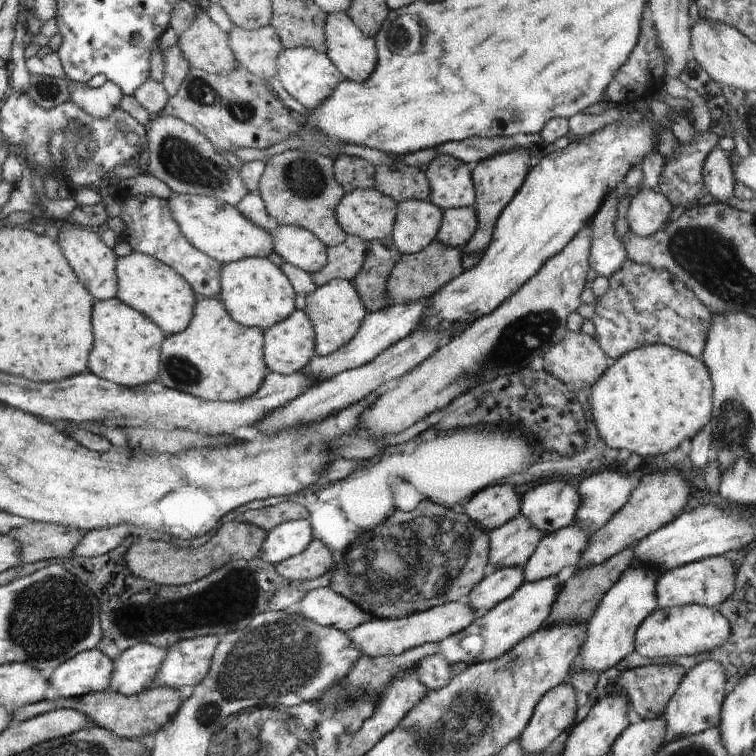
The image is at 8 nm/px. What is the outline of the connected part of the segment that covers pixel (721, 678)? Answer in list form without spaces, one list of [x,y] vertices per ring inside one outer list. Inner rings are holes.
[[[704,661],[694,666],[681,681],[678,690],[670,698],[665,712],[666,733],[664,743],[684,736],[693,736],[719,726],[721,707],[726,698],[726,674],[724,668],[715,661]]]

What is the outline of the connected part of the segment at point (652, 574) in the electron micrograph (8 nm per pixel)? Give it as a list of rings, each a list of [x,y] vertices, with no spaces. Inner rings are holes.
[[[631,566],[599,601],[587,621],[587,634],[572,670],[602,673],[635,651],[635,635],[640,624],[657,610],[655,585],[660,571],[648,566]]]

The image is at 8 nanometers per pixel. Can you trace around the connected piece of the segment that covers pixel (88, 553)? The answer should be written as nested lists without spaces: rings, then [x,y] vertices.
[[[122,524],[108,529],[84,532],[77,548],[73,551],[75,557],[96,557],[107,554],[117,548],[130,534],[131,525]]]

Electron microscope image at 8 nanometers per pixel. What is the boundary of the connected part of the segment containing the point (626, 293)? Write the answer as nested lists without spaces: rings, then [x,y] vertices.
[[[629,259],[608,280],[610,288],[594,303],[594,318],[596,327],[593,338],[598,342],[610,362],[616,361],[629,351],[649,345],[667,345],[671,348],[690,354],[693,358],[702,359],[708,332],[711,328],[712,314],[697,299],[696,296],[680,280],[667,271],[656,271],[651,267],[632,263]]]

